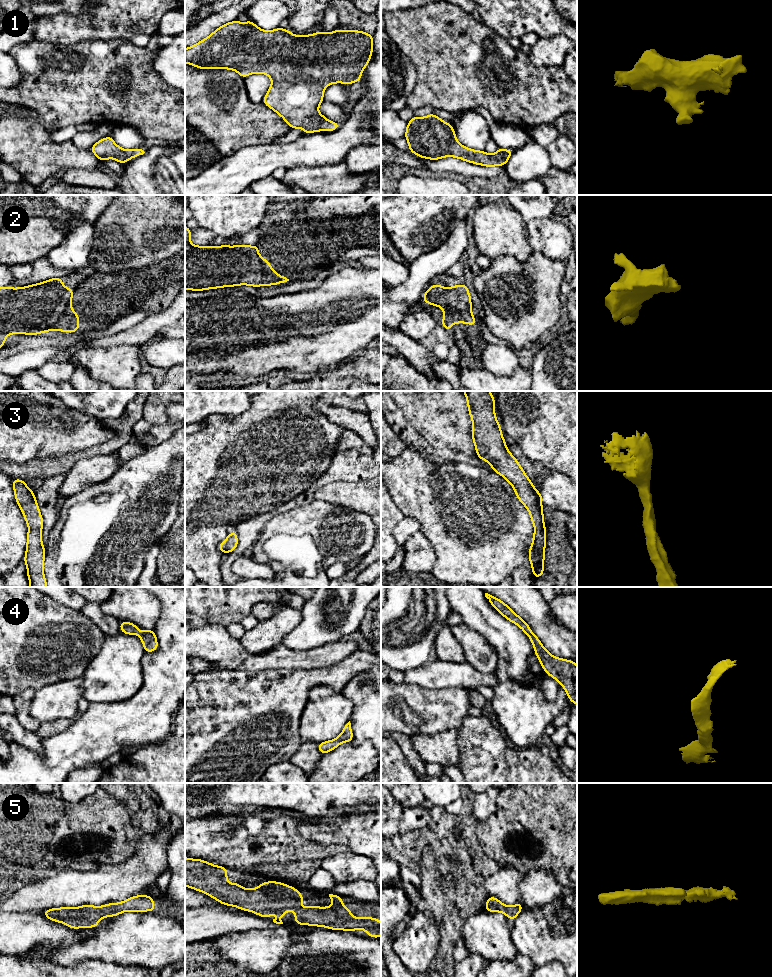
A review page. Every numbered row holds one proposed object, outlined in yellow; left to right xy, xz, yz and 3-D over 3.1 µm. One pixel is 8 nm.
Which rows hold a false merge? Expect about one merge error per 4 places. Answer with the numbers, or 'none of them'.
none of them

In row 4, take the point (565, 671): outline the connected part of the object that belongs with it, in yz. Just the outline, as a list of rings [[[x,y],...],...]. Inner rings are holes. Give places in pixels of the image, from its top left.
[[[485,593],[485,597],[491,605],[506,619],[519,626],[532,642],[536,657],[539,659],[544,672],[555,680],[559,681],[561,686],[567,692],[568,699],[577,705],[577,665],[572,660],[557,658],[551,655],[542,645],[539,638],[531,631],[530,626],[519,617],[504,602]]]

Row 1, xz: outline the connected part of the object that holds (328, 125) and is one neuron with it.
[[[238,20],[226,23],[196,45],[185,49],[185,63],[200,69],[235,70],[244,79],[254,73],[263,73],[272,79],[270,89],[265,94],[263,104],[278,113],[291,127],[303,128],[304,135],[317,131],[334,131],[341,124],[329,121],[318,112],[318,106],[324,101],[324,89],[332,83],[352,84],[361,80],[361,74],[370,61],[373,51],[373,35],[363,31],[335,30],[323,33],[320,30],[311,35],[297,36],[289,30],[277,28],[271,31],[261,30],[251,20],[241,23]]]

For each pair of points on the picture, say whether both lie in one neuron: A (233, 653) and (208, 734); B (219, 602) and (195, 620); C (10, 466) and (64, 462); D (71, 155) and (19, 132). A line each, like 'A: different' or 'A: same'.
A: different
B: different
C: same
D: same

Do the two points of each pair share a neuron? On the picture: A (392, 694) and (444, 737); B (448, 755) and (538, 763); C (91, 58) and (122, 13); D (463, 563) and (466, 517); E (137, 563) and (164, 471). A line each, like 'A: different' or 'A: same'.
A: different
B: different
C: different
D: same
E: same

